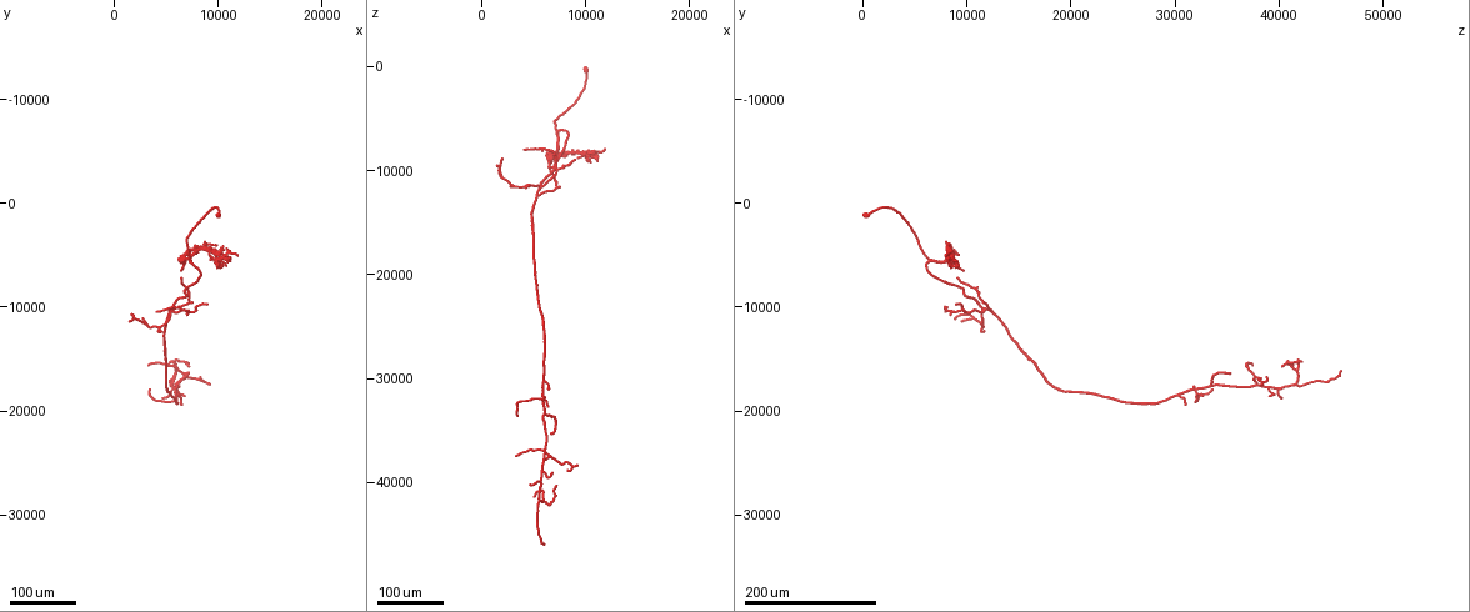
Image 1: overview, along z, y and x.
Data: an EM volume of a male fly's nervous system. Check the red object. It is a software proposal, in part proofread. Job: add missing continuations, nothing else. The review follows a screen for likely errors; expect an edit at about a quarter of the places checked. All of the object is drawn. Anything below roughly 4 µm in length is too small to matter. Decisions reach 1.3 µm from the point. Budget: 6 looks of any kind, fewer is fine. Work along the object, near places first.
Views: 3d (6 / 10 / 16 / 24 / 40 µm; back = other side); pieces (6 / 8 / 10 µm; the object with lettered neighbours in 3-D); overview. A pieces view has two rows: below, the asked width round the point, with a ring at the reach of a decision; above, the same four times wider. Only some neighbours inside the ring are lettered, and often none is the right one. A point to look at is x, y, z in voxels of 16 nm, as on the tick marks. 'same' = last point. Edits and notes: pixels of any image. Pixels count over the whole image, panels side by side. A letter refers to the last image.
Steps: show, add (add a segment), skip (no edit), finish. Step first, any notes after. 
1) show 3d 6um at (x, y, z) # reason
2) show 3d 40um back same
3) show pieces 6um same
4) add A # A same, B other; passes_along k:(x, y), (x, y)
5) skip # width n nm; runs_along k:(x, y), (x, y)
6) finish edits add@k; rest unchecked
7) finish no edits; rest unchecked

show 3d 40um at (6400, 7200, 9000) # long arm stops here

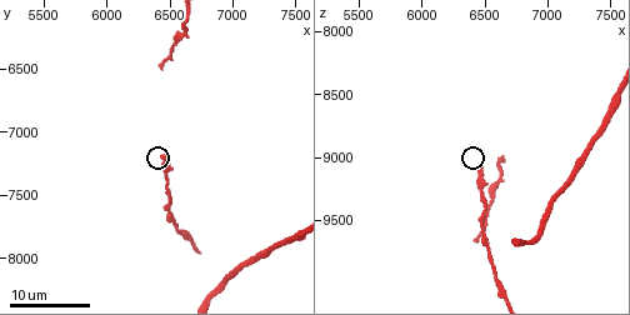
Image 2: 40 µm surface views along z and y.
show pieces 8um at (6480, 7180, 9120)

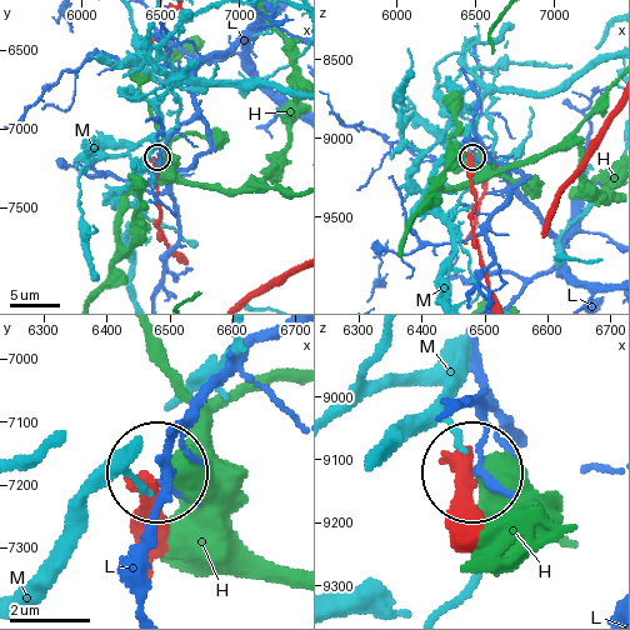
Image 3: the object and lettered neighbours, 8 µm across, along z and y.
skip # H other, L other, M other; runs_along 3:(463, 529), (470, 471); no lettered segment goes on from it

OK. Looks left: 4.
show 3d 24um at (10200, 6200, 9000) # thin end

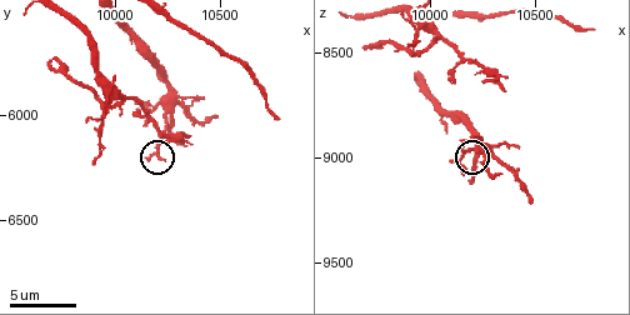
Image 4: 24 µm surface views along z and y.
show pieces 10um at (10330, 6150, 9090)

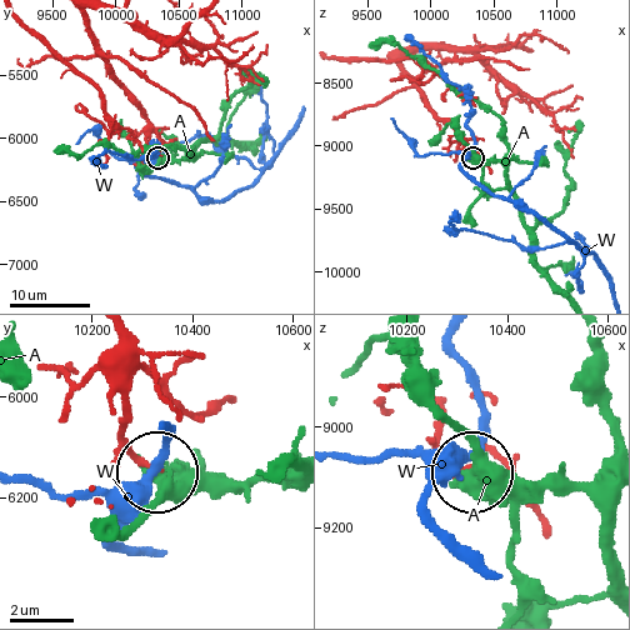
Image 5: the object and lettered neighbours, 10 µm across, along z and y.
skip # width 190 nm; A other, W other; none of them fits

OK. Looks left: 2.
show pieces 8um at (10350, 6110, 8660) # thin end

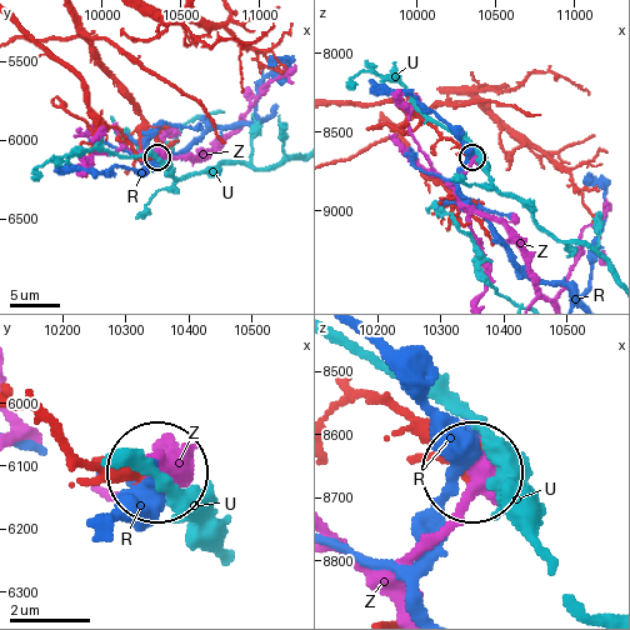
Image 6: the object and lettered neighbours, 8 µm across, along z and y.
skip # R other, U other, Z other; runs_along 6:(344, 375), (414, 415), (471, 473); no lettered segment goes on from it

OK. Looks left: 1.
finish no edits; rest unchecked

